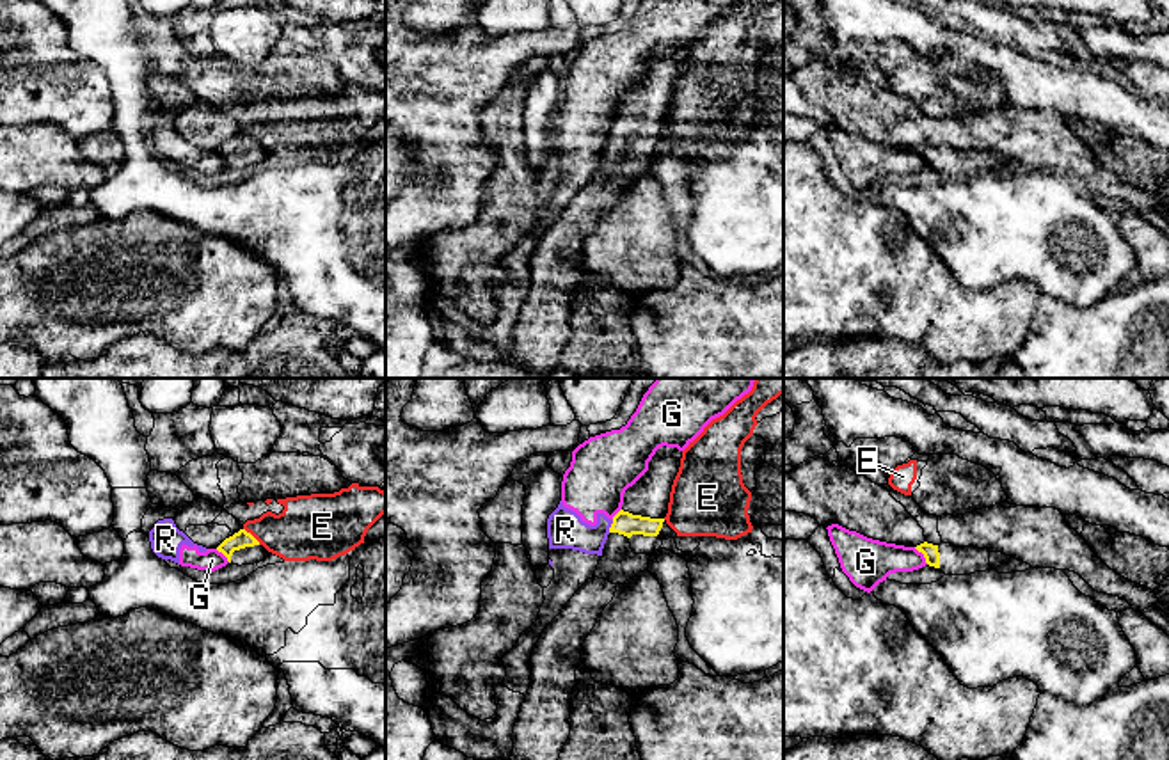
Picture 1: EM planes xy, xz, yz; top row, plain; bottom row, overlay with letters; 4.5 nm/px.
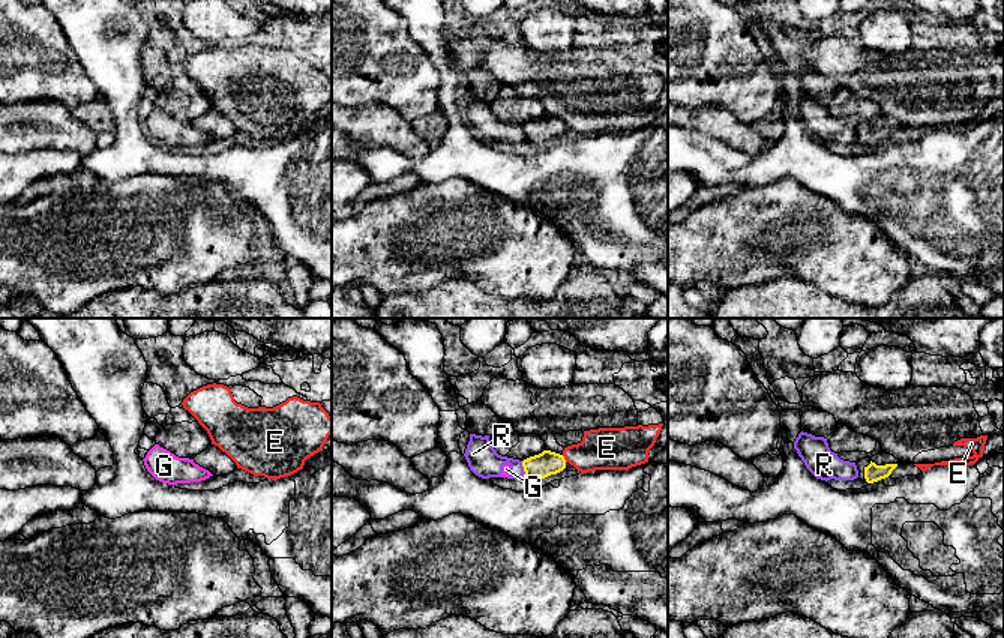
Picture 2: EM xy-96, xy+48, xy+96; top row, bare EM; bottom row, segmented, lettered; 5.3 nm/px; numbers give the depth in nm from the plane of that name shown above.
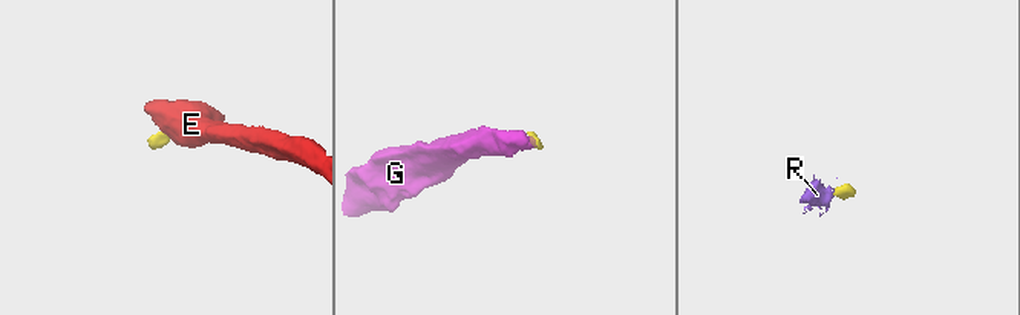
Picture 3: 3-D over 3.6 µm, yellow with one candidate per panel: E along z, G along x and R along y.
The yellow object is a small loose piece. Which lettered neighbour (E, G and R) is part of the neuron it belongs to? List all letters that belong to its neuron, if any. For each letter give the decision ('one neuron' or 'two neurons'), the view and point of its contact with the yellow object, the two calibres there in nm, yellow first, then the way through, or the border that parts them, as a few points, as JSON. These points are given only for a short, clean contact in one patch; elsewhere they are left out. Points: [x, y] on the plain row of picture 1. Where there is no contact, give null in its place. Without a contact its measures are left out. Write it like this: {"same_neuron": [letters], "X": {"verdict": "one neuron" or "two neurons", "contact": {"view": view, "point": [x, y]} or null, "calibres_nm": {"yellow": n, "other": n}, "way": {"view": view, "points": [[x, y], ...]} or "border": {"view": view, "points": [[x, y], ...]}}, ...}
{"same_neuron": [], "E": {"verdict": "two neurons", "contact": {"view": "xy", "point": [253, 139]}, "calibres_nm": {"yellow": 80, "other": 280}, "border": {"view": "xy", "points": [[244, 130], [260, 146]]}}, "G": {"verdict": "two neurons", "contact": {"view": "yz", "point": [922, 155]}, "calibres_nm": {"yellow": 70, "other": 220}, "border": {"view": "yz", "points": [[914, 150], [928, 166]]}}, "R": {"verdict": "two neurons", "contact": {"view": "xz", "point": [612, 128]}, "calibres_nm": {"yellow": 110, "other": 170}, "border": {"view": "xz", "points": [[613, 123], [608, 134]]}}}

